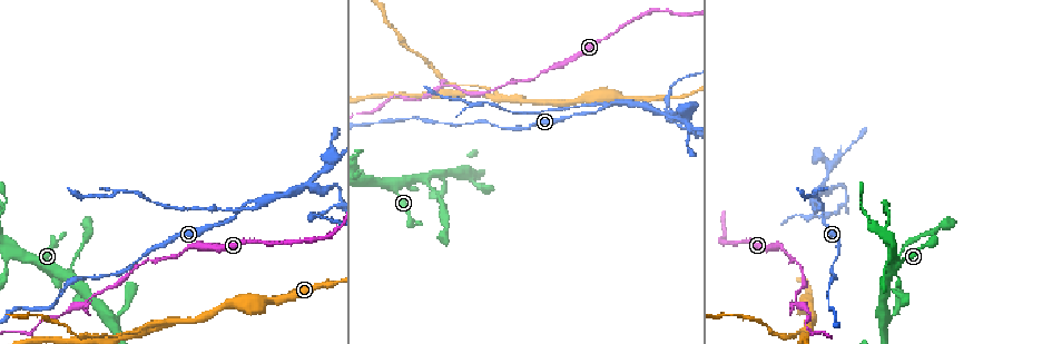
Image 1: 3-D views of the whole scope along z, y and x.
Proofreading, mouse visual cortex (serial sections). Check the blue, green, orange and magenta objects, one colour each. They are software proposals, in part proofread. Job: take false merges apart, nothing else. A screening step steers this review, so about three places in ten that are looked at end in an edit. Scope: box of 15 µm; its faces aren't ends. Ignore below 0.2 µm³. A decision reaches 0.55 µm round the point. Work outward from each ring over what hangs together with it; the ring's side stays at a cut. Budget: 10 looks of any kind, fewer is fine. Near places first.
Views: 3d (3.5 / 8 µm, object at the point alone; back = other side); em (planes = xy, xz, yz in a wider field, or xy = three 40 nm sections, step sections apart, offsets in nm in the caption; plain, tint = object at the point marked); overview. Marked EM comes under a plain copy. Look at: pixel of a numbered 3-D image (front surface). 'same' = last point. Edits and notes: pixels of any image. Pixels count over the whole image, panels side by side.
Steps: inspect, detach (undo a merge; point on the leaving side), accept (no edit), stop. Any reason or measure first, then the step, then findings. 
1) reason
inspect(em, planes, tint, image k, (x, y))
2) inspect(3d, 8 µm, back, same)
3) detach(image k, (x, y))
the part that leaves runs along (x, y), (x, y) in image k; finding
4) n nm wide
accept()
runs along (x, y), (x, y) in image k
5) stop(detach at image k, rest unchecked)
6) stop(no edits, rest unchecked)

calibre changes
inspect(3d, 3.5 µm, image 1, (809, 201))

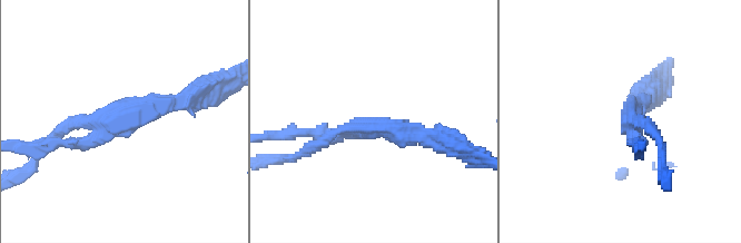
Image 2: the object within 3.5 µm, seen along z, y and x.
shape alone is not enough
inspect(em, planes, tint, image 2, (365, 127))

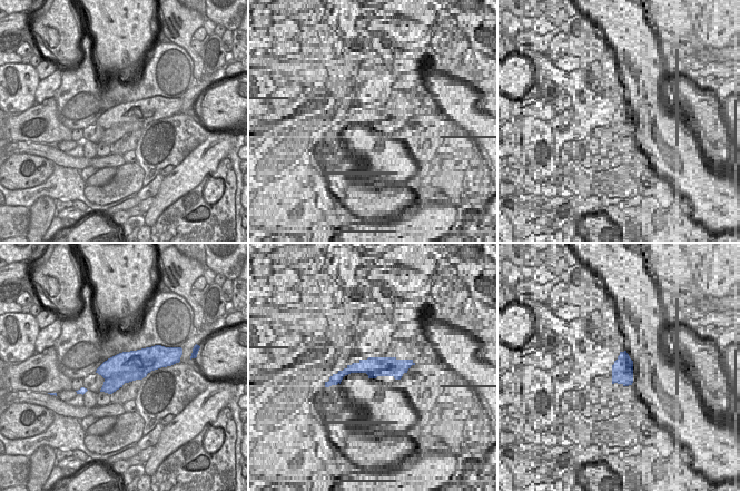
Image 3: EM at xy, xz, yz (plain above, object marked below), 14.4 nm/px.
detach(image 2, (300, 133))
border along (155, 361), (105, 379) in image 3; a second cell is stuck on

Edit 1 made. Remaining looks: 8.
redraw
inspect(overview)

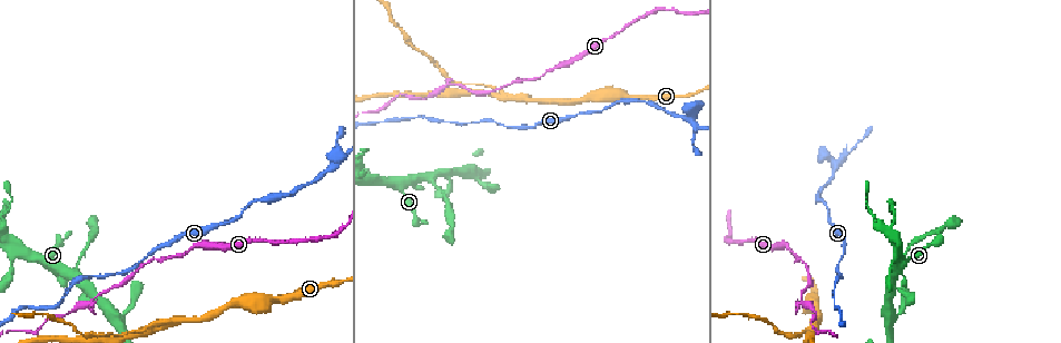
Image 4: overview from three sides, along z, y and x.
inspect(3d, 8 µm, image 4, (334, 165))

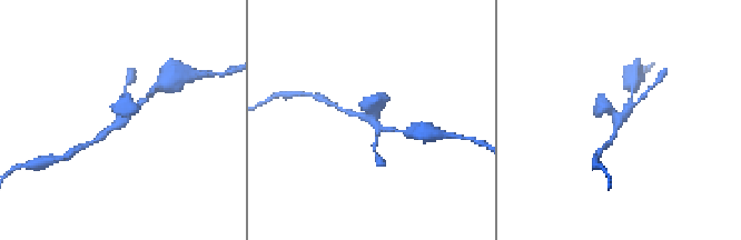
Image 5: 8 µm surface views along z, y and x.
shape alone is not enough
inspect(em, planes, tint, image 5, (119, 120))

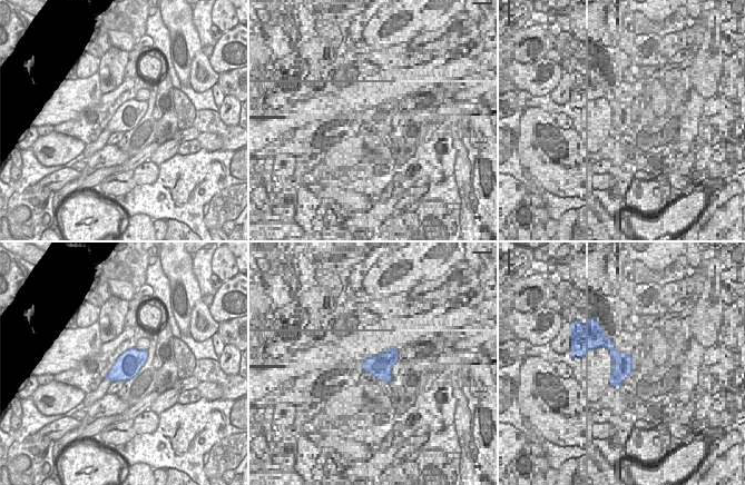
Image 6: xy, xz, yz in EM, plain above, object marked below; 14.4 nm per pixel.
accept()
runs along (95, 141), (134, 109) in image 5; continuous, no second cell

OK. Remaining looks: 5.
inspect(3d, 3.5 µm, image 4, (803, 303))

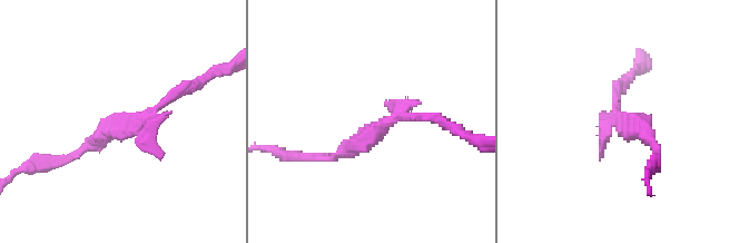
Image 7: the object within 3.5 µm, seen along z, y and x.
accept()
runs along (196, 85), (77, 157) in image 7; all the same cell

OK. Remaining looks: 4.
three-way junction
inspect(3d, 3.5 µm, image 4, (896, 253))

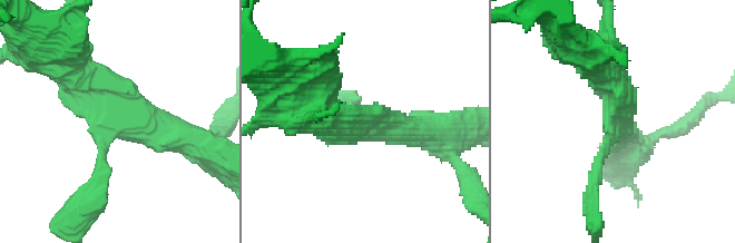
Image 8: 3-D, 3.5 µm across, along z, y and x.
3 arms; arms of 150, 350, 400 nm
inspect(em, xy, step 1, tint, image 8, (371, 127))

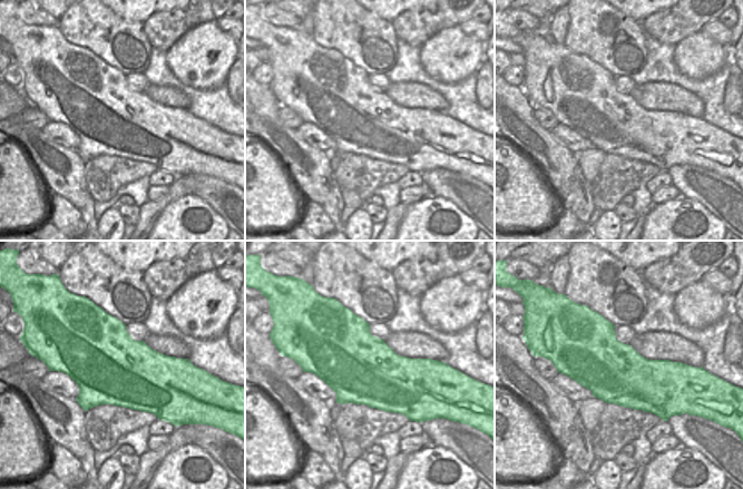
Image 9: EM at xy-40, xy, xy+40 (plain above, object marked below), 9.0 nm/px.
accept()
runs along (195, 141), (123, 120), (68, 66) in image 8; one cell here

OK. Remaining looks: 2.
stop(detach at image 2, rest unchecked)

